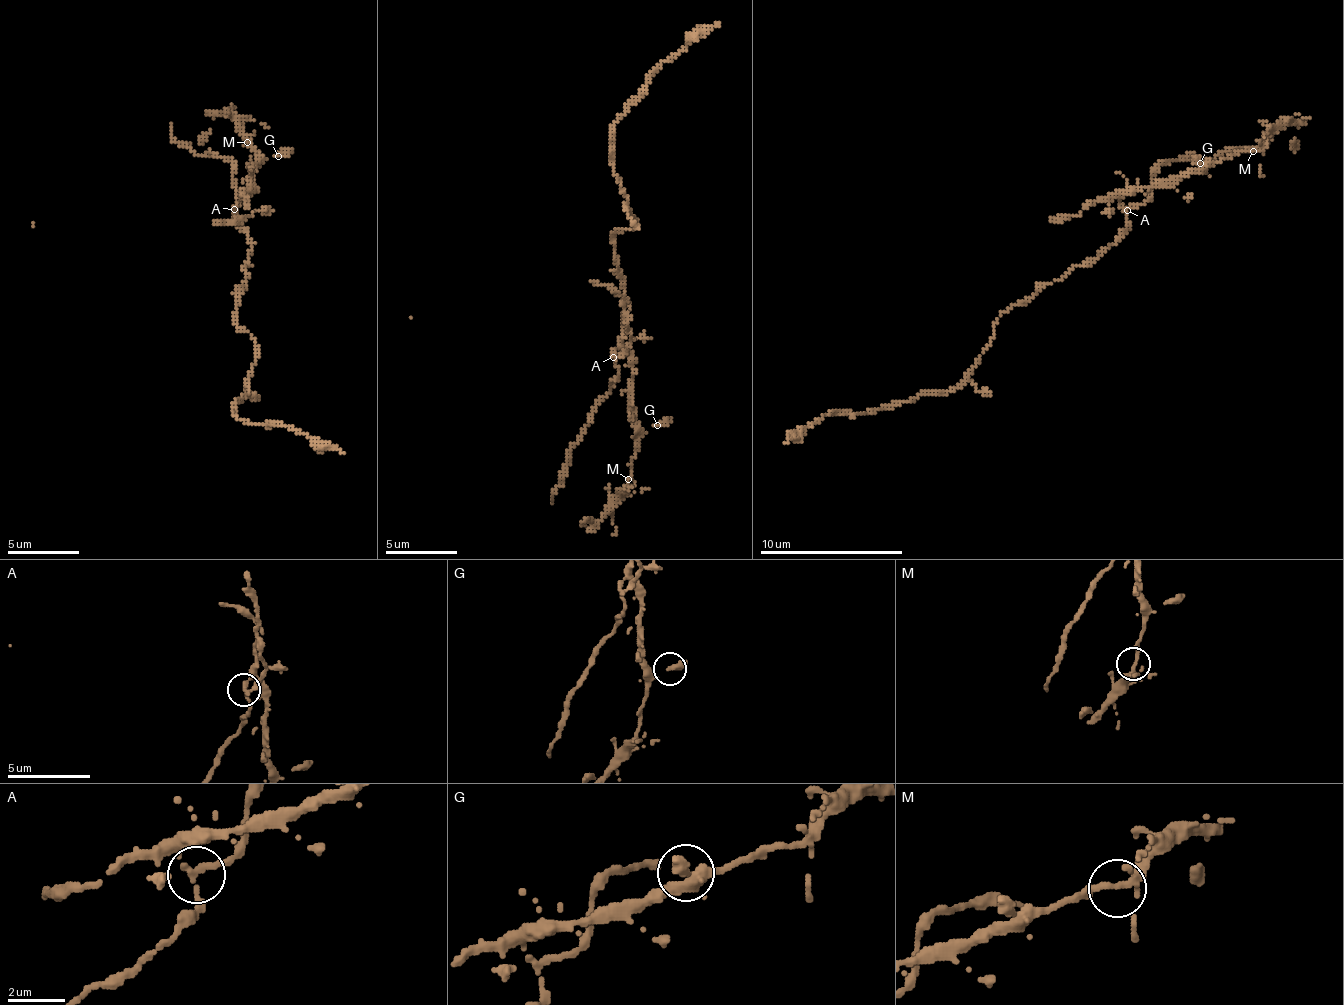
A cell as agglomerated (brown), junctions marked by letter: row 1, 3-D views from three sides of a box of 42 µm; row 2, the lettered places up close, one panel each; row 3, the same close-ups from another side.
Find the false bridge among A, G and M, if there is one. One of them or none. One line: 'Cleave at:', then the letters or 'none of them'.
Cleave at: A

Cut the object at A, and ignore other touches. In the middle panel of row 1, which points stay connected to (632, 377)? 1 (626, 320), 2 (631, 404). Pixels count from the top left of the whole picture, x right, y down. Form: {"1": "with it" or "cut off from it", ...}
{"1": "cut off from it", "2": "with it"}

